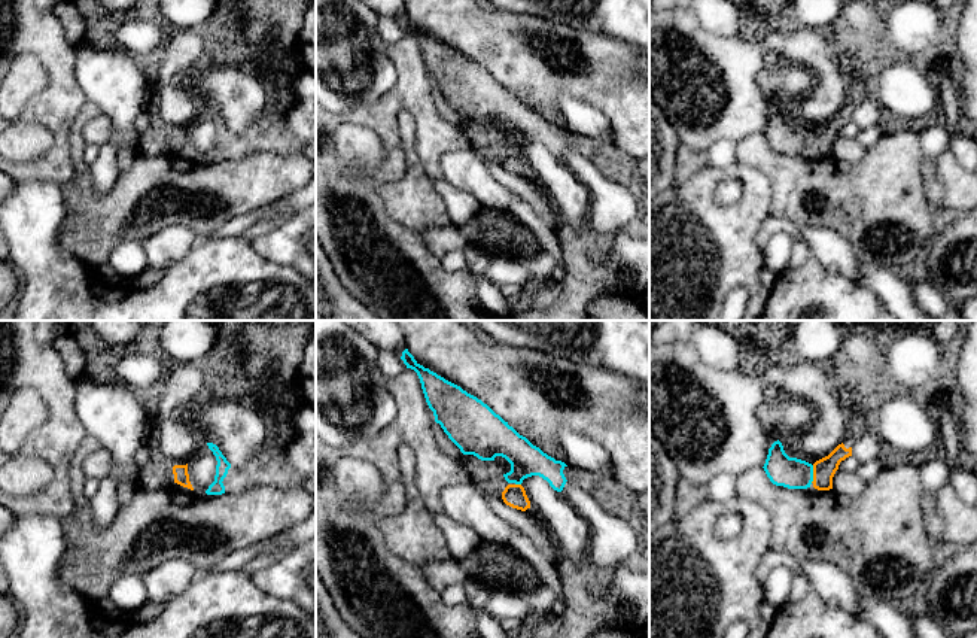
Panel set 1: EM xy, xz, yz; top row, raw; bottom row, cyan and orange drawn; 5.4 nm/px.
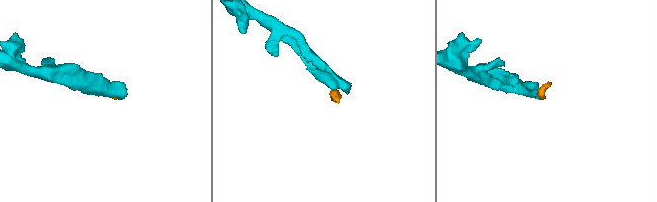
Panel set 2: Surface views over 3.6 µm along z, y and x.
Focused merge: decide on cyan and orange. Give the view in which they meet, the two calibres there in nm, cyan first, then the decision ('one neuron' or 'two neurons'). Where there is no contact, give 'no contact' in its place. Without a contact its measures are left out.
contact in yz; calibres 170 and 120 nm; one neuron

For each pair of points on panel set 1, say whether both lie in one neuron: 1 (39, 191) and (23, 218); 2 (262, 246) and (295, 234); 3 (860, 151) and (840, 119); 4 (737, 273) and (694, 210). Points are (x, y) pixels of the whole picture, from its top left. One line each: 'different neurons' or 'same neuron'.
1: same neuron
2: same neuron
3: different neurons
4: same neuron

